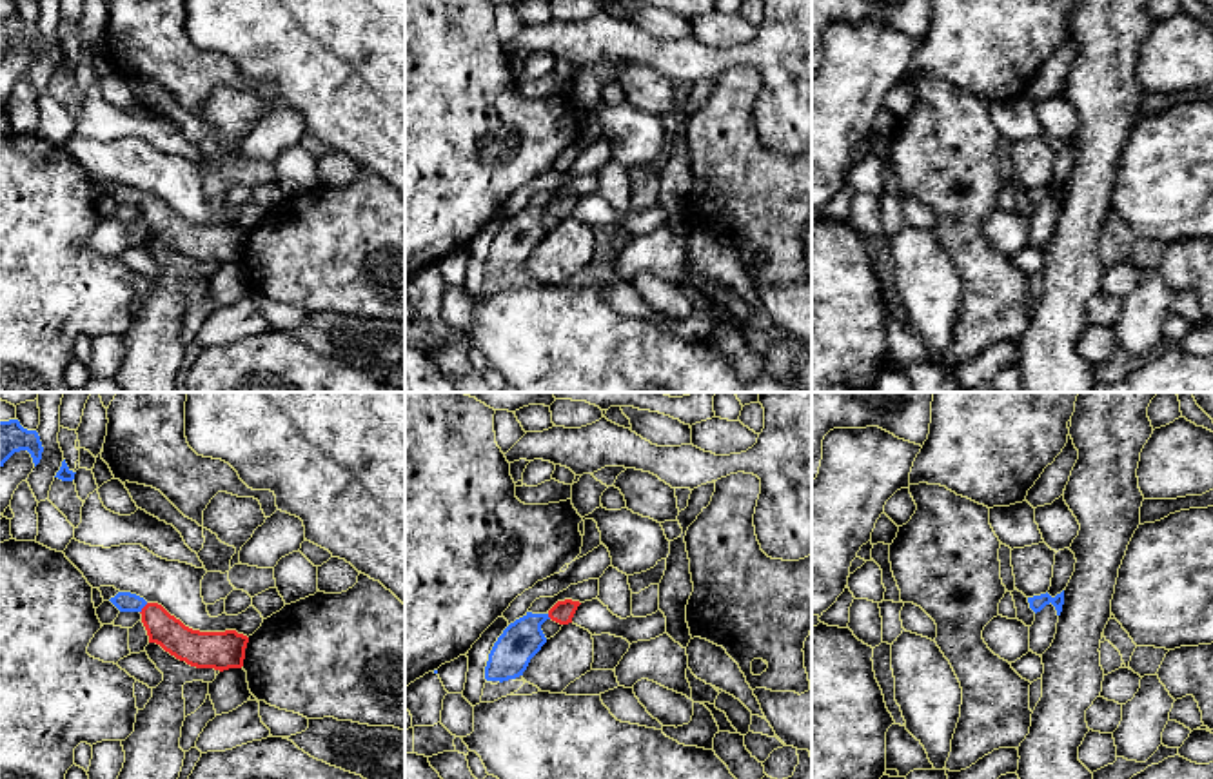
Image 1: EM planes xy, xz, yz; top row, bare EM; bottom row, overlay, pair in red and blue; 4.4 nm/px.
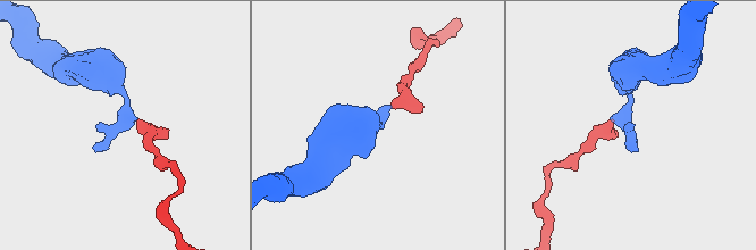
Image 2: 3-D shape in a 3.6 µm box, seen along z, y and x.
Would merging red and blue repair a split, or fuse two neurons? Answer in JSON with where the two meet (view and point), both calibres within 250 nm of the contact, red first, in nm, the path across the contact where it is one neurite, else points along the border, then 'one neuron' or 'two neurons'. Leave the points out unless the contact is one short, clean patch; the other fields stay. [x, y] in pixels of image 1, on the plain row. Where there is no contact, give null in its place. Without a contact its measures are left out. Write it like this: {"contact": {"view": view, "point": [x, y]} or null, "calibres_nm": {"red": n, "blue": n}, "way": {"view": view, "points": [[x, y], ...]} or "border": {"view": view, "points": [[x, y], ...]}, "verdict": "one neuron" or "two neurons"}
{"contact": {"view": "xy", "point": [142, 202]}, "calibres_nm": {"red": 150, "blue": 90}, "way": {"view": "xy", "points": [[171, 227], [142, 202], [126, 195]]}, "verdict": "one neuron"}

